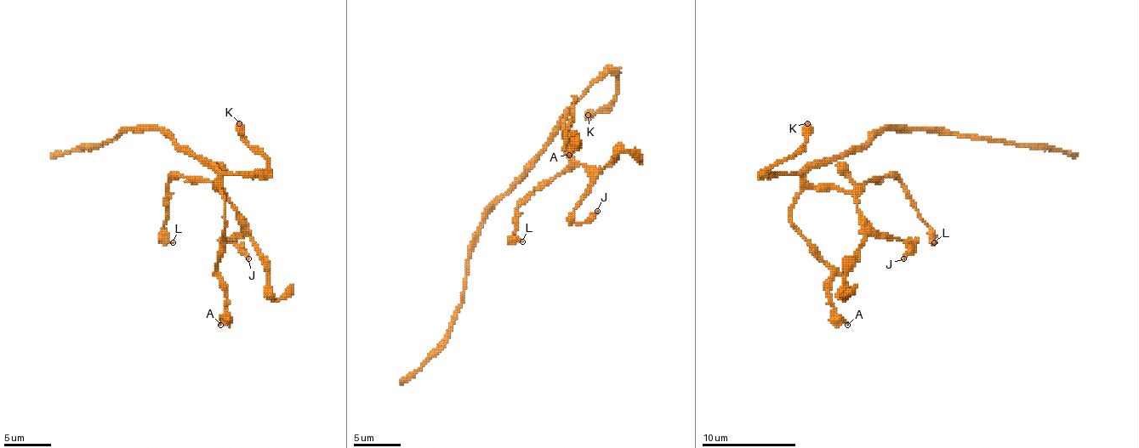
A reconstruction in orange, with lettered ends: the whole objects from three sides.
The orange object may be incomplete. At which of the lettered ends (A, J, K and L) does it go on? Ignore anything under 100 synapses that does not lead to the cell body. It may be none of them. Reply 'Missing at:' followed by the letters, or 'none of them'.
Missing at: none of them

